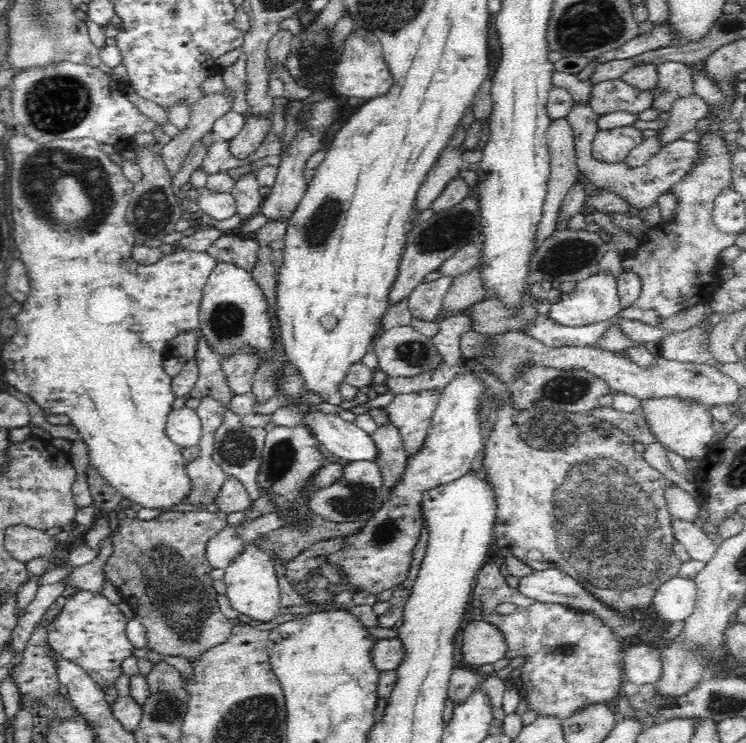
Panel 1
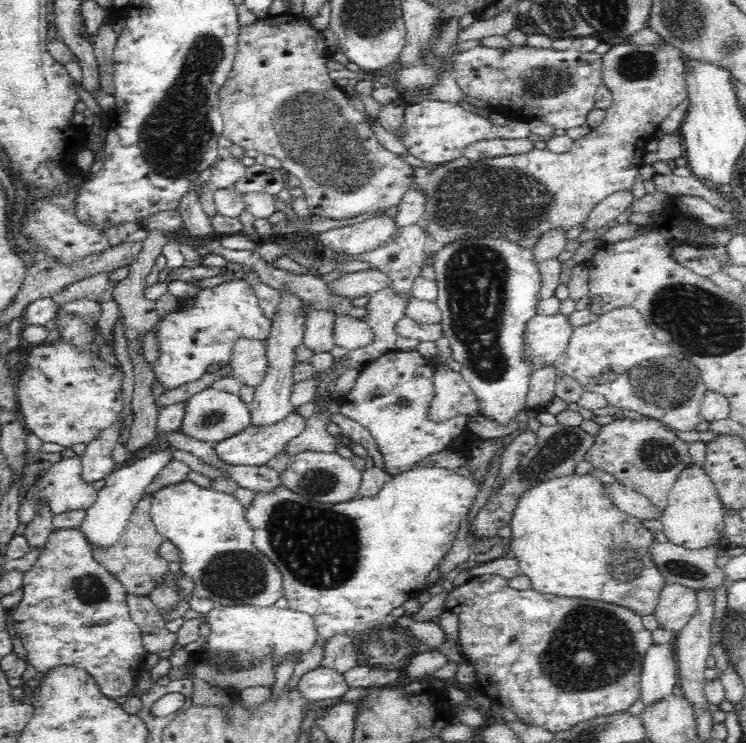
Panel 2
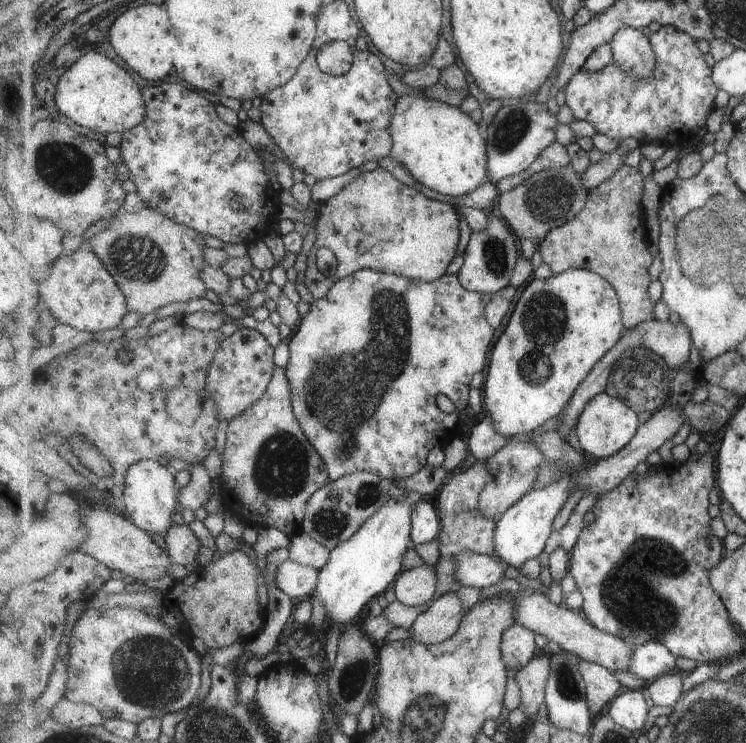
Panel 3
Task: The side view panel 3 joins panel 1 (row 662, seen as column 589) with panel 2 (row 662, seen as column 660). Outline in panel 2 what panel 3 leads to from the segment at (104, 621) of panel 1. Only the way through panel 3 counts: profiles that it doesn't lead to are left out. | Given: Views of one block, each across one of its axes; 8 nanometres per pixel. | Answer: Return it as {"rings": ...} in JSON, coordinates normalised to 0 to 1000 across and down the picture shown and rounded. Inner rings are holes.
{"rings":[[[103,709],[72,712],[67,724],[64,724],[64,729],[62,729],[62,735],[63,738],[58,742],[54,752],[46,756],[46,762],[43,762],[43,764],[40,764],[40,767],[31,775],[29,790],[32,790],[32,802],[25,810],[24,817],[16,820],[19,832],[16,843],[35,875],[35,888],[44,896],[44,899],[47,899],[48,903],[58,907],[63,903],[63,900],[71,898],[72,895],[99,895],[102,898],[107,898],[114,903],[118,903],[121,908],[126,910],[126,914],[129,914],[133,919],[135,931],[141,937],[155,942],[158,938],[173,935],[181,923],[182,913],[192,900],[198,878],[193,872],[189,845],[174,829],[172,813],[173,797],[172,793],[169,793],[169,787],[164,785],[155,774],[151,774],[147,769],[142,767],[142,764],[126,752],[125,738],[122,738],[119,727],[117,727],[113,717],[109,713],[105,713]],[[137,834],[145,834],[143,840],[131,840],[131,837]]]}

